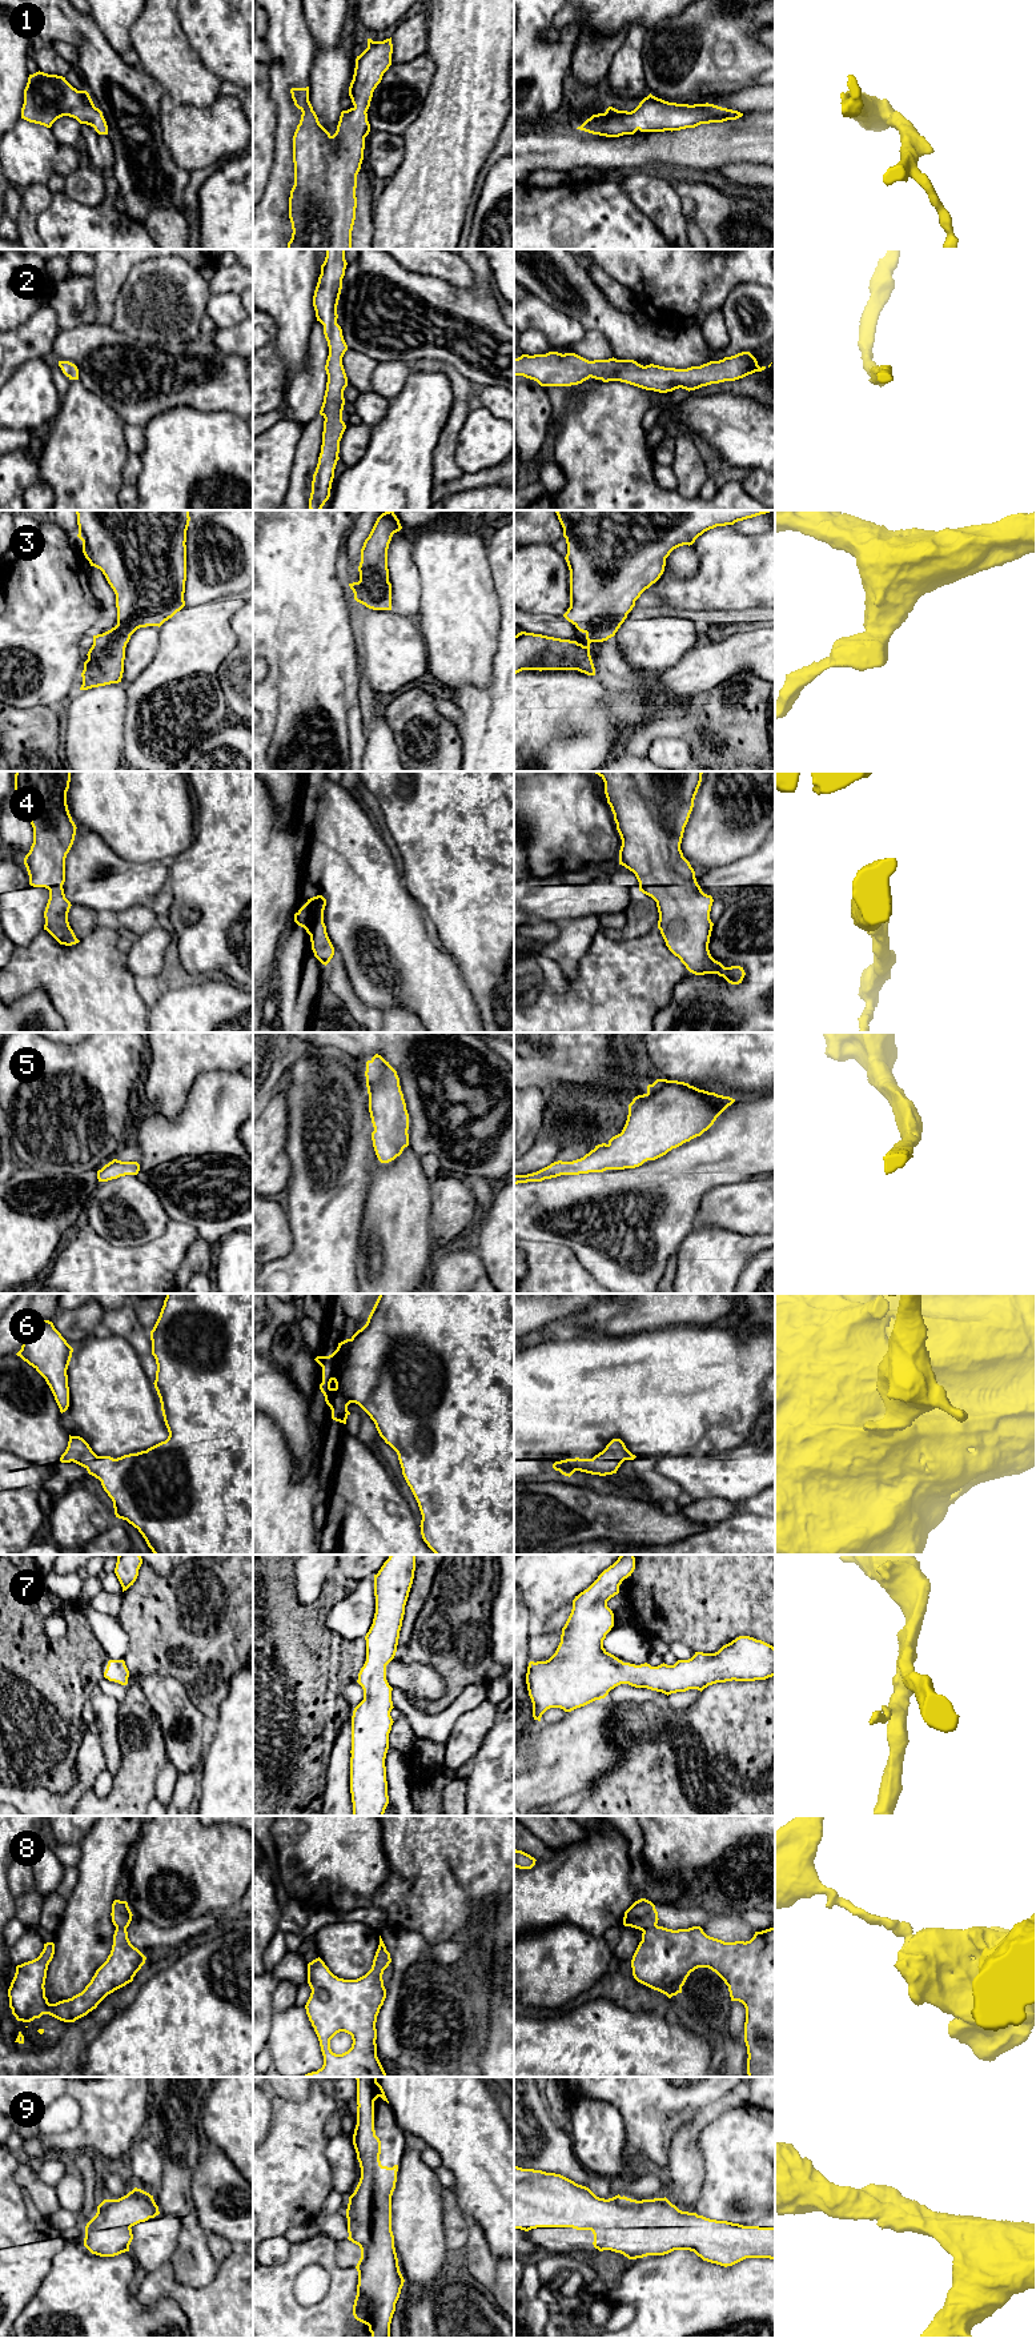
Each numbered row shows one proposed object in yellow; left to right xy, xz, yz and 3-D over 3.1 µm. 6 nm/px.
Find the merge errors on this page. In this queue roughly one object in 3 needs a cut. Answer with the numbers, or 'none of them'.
8

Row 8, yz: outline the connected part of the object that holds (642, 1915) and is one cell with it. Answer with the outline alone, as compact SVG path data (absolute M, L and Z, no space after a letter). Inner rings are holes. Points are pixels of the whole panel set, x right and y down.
M641 1898L625 1912L623 1925L643 1932L655 1926L658 1920L655 1905L646 1898Z

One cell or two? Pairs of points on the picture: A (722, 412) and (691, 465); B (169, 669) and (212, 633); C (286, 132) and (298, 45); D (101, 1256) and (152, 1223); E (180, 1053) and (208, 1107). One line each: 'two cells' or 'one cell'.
A: two cells
B: one cell
C: one cell
D: two cells
E: two cells

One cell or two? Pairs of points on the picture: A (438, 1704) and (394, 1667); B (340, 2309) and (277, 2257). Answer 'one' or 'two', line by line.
A: two
B: two

